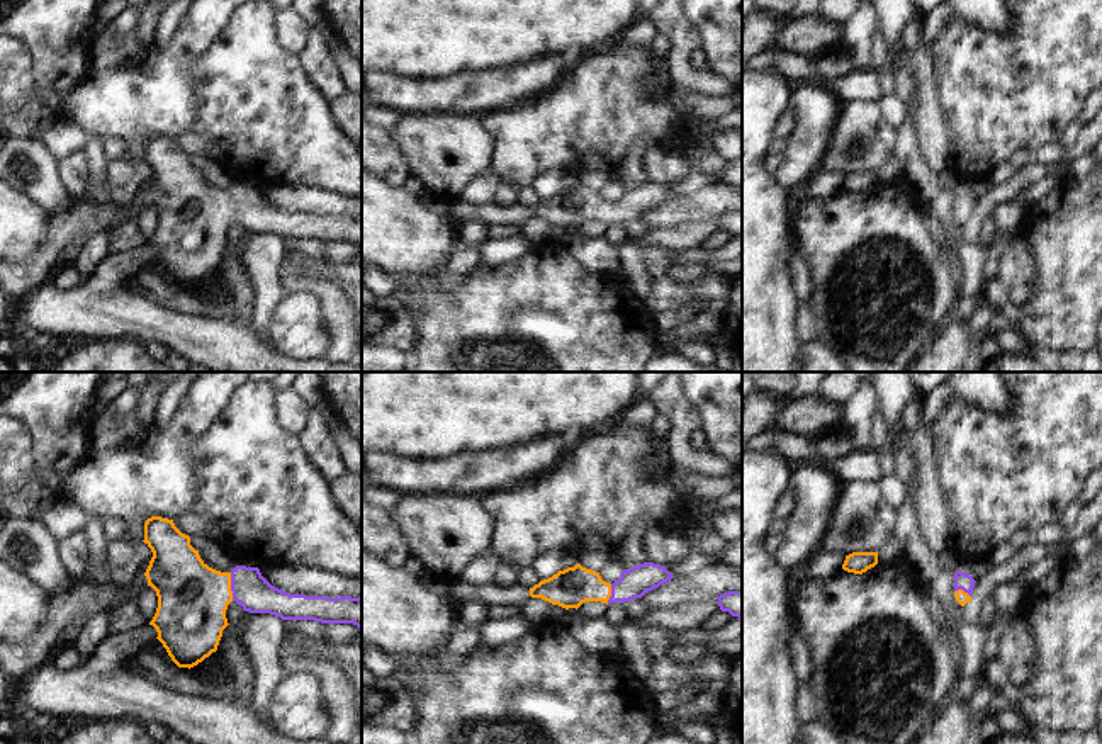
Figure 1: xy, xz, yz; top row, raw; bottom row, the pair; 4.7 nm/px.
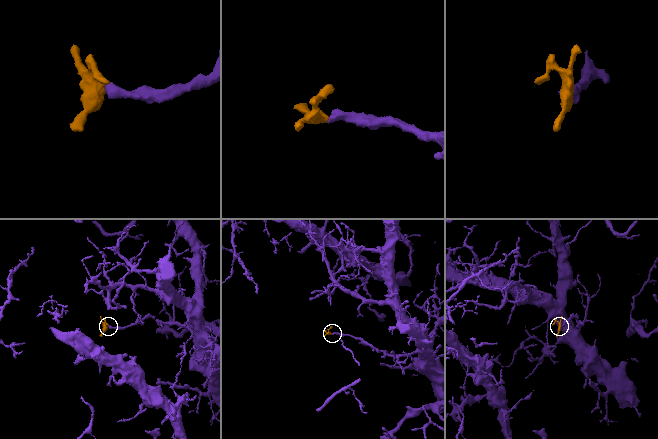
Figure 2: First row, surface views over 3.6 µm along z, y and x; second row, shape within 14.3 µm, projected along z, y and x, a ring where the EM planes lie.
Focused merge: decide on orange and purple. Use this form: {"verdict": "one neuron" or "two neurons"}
{"verdict": "one neuron"}

